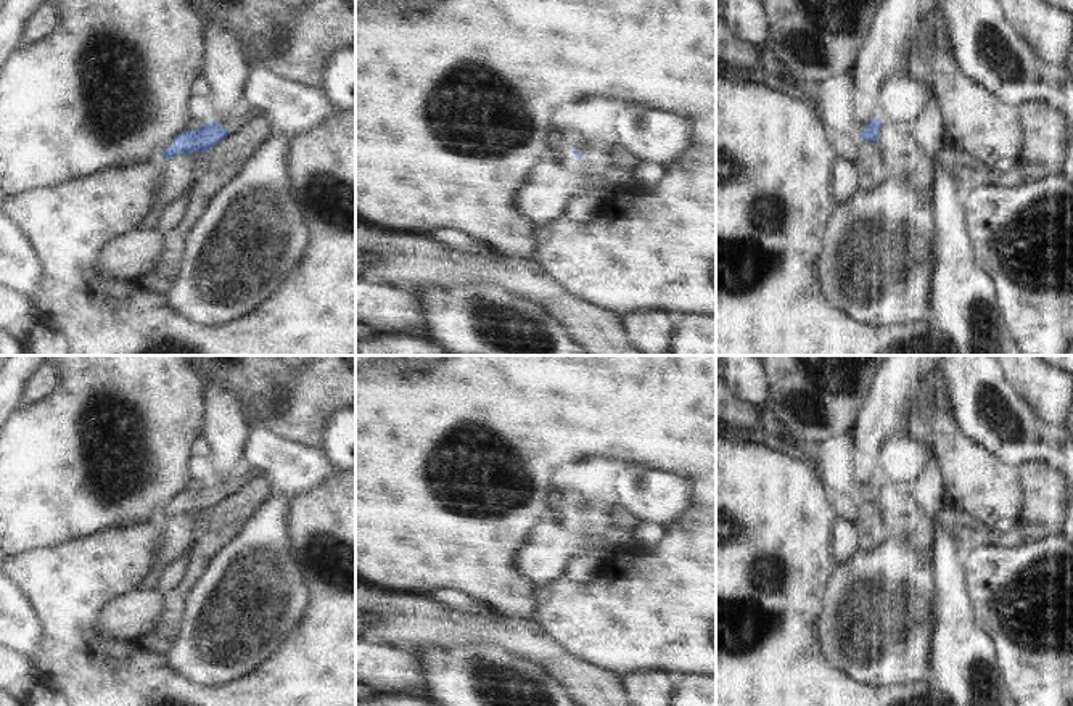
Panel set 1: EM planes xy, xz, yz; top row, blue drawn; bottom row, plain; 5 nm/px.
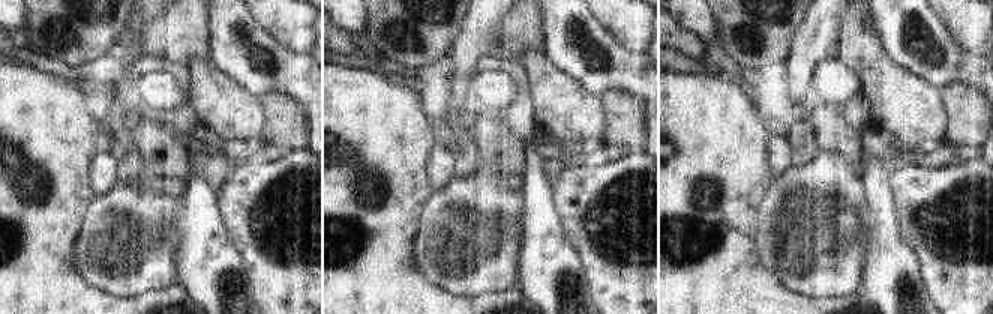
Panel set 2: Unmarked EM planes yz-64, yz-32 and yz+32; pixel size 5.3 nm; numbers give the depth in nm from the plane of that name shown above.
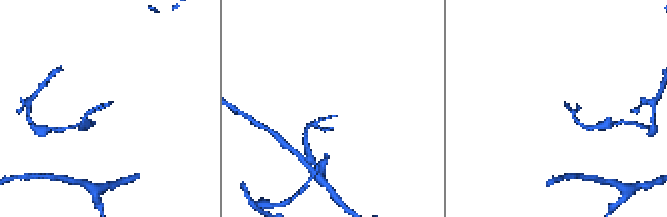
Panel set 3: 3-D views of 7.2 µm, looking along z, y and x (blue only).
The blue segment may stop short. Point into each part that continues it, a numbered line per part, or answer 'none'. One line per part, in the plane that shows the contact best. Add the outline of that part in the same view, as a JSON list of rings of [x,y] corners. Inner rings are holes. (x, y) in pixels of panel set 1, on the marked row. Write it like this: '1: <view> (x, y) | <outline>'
none

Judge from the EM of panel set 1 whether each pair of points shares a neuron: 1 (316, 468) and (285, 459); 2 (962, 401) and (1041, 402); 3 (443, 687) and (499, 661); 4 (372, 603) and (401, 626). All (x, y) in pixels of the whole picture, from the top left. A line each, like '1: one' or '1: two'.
1: one
2: two
3: one
4: one

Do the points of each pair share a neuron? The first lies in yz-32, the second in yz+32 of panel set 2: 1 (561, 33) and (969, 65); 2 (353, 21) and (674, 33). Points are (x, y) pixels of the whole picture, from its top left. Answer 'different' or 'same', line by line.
1: same
2: different

